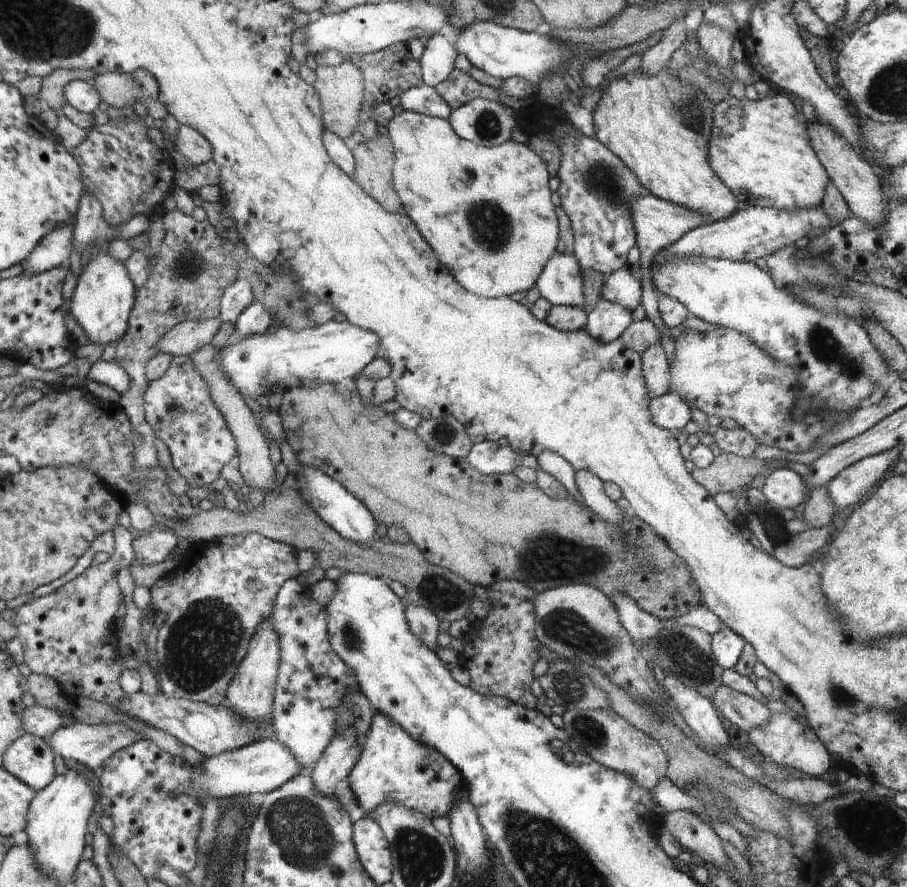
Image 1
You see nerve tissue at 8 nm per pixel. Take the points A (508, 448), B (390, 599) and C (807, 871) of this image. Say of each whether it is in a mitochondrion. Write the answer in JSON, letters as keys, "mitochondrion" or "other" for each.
{"A":"other","B":"other","C":"other"}

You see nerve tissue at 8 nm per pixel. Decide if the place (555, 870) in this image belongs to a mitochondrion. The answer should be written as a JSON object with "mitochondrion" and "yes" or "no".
{"mitochondrion":"yes"}

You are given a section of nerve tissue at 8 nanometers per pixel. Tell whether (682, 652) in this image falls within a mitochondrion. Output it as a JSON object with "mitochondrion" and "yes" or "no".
{"mitochondrion":"yes"}

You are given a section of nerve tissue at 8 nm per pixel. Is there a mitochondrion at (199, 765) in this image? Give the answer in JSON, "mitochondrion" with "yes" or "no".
{"mitochondrion":"no"}

